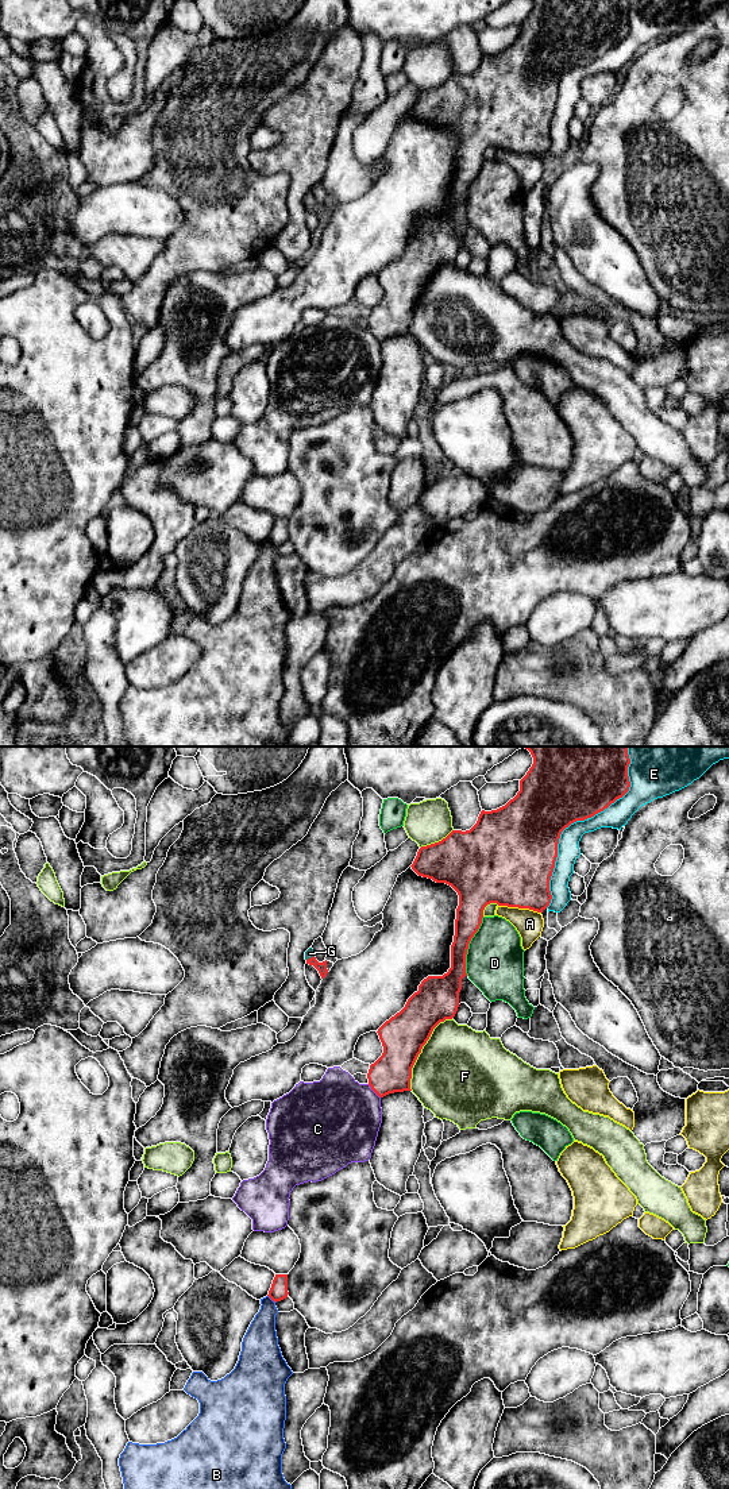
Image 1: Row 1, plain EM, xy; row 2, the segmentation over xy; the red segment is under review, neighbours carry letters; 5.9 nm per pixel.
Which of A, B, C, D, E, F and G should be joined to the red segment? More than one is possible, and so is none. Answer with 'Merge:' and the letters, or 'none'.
Merge: G

